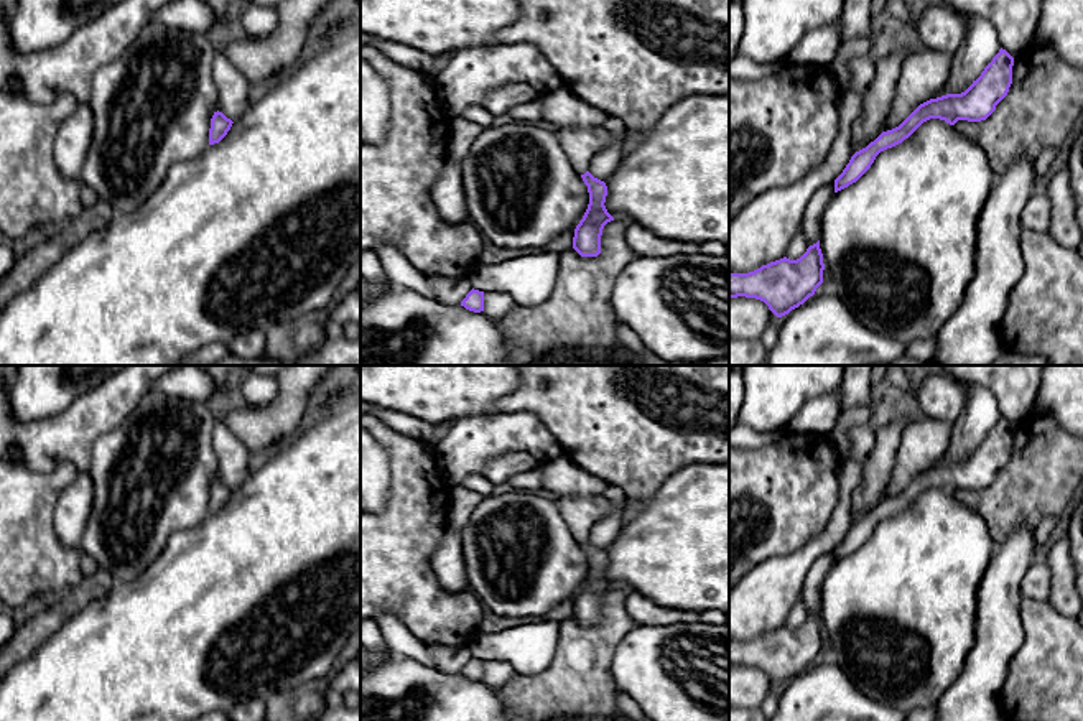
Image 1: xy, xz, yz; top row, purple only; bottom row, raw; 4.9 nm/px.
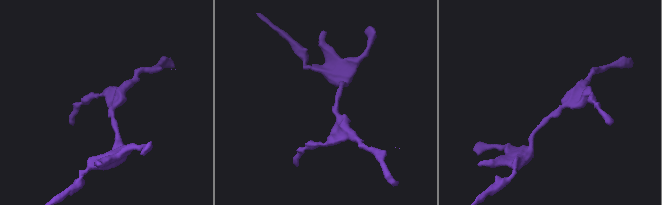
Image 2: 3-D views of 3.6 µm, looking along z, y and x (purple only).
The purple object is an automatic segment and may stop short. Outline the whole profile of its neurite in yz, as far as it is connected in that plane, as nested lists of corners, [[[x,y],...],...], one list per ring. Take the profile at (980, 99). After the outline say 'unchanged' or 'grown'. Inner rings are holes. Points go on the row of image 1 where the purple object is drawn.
[[[1001,48],[964,92],[946,94],[920,104],[899,127],[882,132],[866,148],[851,156],[843,173],[834,179],[834,193],[856,183],[881,151],[902,143],[930,119],[940,119],[950,125],[955,125],[958,120],[986,120],[1009,92],[1012,66],[1014,58]]]; unchanged

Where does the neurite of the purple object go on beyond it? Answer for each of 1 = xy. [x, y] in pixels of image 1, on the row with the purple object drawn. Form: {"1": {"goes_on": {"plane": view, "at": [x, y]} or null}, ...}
{"1": {"goes_on": null}}

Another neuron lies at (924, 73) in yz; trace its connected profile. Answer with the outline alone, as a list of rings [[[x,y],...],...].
[[[922,48],[904,61],[892,114],[884,132],[899,127],[920,104],[930,100],[946,82],[953,56]]]

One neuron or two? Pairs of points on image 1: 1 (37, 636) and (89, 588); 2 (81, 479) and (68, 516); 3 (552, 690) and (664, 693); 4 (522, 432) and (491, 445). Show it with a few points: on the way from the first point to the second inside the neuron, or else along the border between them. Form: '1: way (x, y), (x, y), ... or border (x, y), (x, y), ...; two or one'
1: way (50, 623), (76, 598); one
2: way (81, 488), (73, 507); one
3: border (613, 654), (611, 677), (619, 692); two
4: way (514, 432), (499, 437); one

